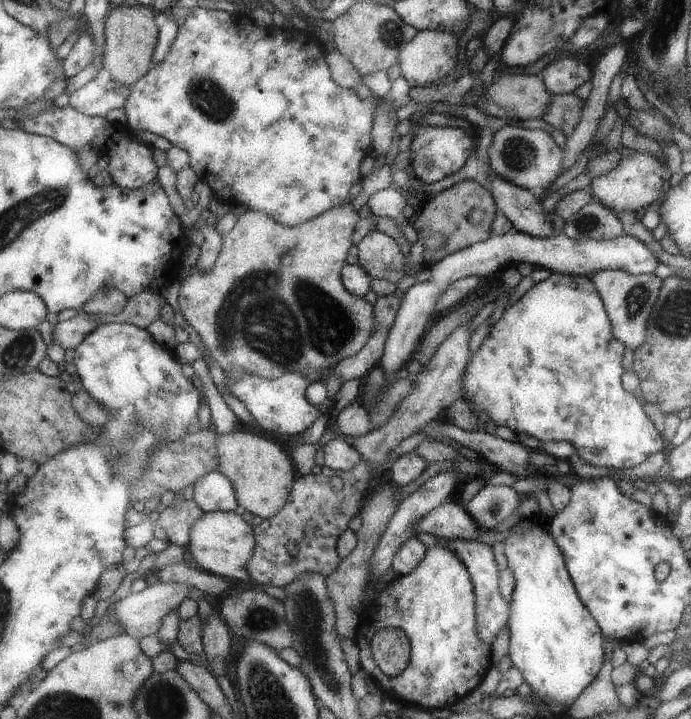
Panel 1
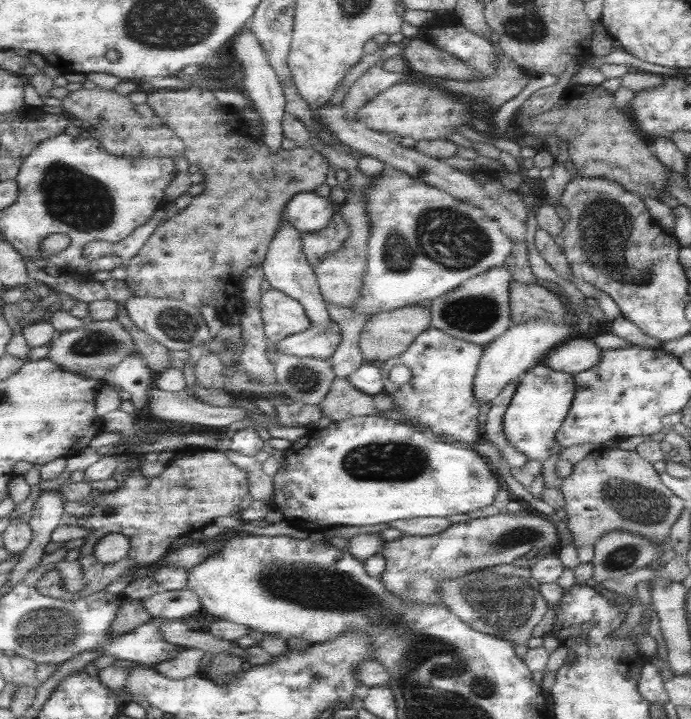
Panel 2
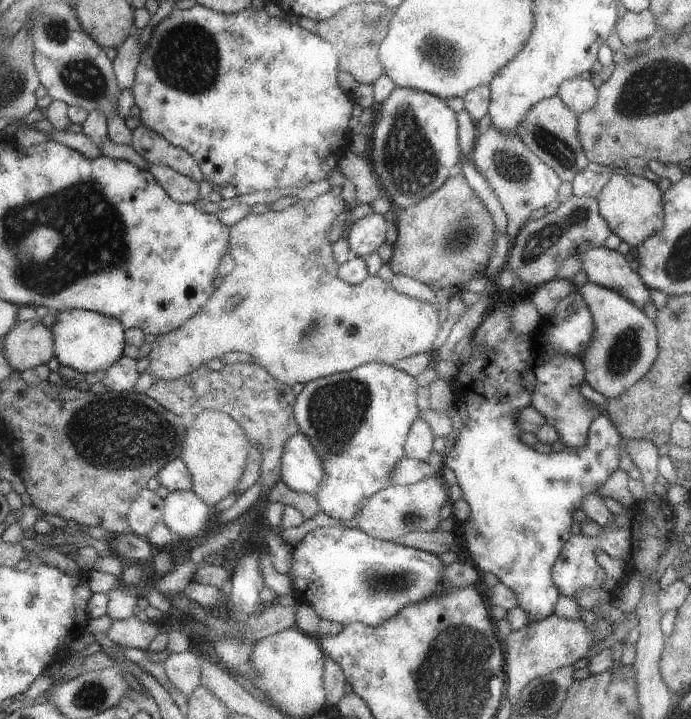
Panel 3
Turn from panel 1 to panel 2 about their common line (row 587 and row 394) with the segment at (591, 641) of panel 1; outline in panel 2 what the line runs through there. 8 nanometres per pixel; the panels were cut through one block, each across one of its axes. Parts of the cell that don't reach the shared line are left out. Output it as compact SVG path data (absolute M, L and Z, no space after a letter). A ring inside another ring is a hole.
M535 365L518 378L515 392L502 417L502 434L506 444L519 452L527 461L543 462L550 455L561 451L555 443L554 435L563 423L570 403L575 394L573 374L549 370L545 366Z

